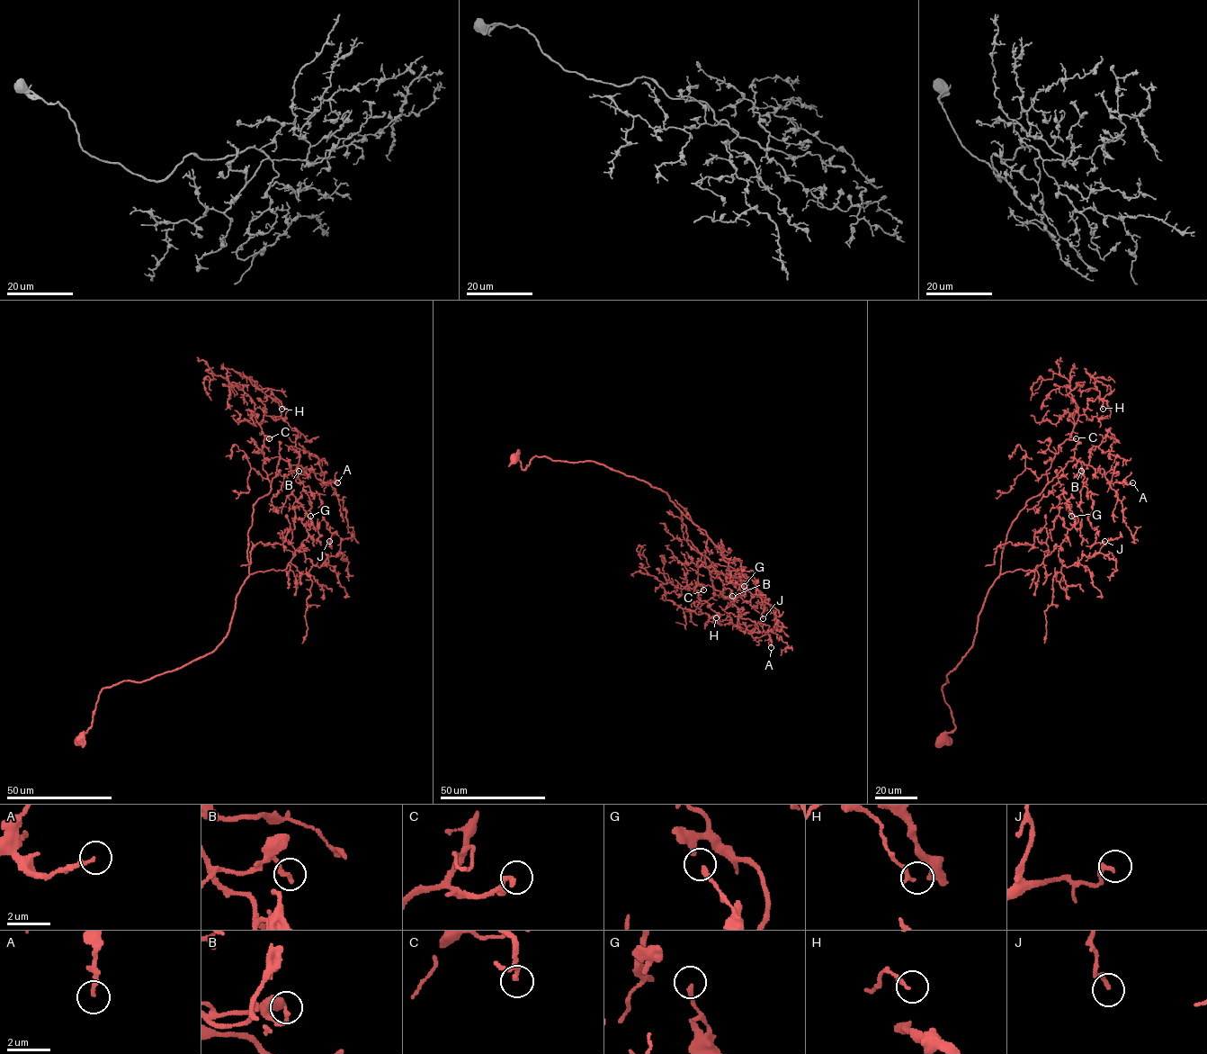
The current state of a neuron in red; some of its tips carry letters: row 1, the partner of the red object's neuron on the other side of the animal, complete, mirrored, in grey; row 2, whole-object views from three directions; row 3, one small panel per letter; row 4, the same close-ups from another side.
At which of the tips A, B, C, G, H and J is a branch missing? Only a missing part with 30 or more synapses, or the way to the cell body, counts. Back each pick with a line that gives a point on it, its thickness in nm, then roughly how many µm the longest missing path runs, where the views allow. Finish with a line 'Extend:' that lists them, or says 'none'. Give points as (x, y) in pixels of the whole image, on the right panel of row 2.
C: Place: (1076, 438). Thickness 140 nm. Missing length about 30 µm
Extend: C

